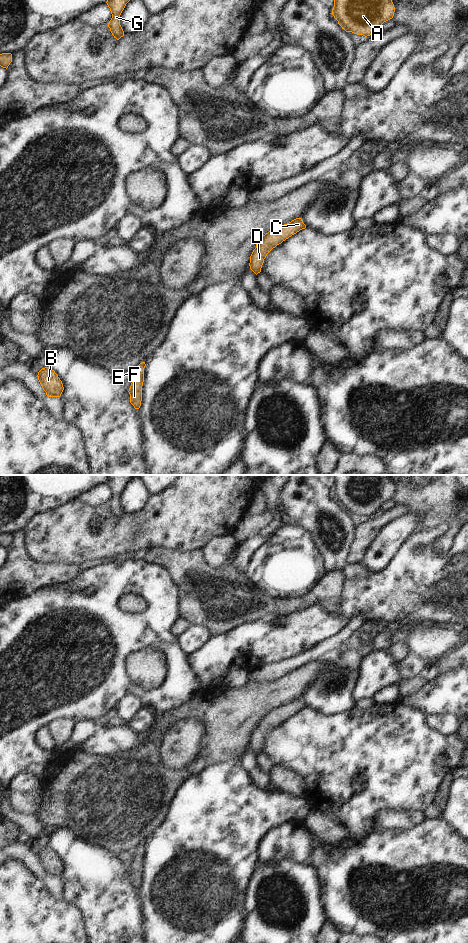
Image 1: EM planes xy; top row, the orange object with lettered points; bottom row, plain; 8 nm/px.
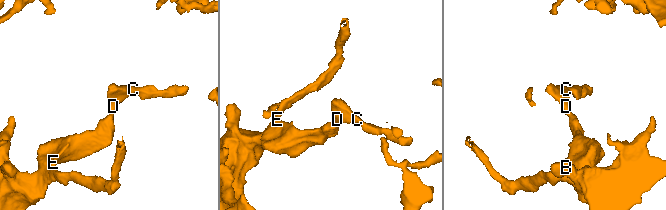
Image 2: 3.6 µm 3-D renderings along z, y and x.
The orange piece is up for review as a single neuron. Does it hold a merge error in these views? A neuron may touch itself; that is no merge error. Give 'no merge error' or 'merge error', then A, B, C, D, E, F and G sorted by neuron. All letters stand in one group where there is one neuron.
no merge error; A B C D E F G

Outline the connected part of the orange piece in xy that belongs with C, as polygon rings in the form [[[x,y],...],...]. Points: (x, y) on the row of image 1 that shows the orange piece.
[[[296,218],[291,222],[274,228],[263,235],[258,240],[256,248],[250,256],[250,269],[256,275],[260,273],[267,254],[277,245],[281,244],[283,241],[305,228],[306,225],[303,223],[302,219]]]

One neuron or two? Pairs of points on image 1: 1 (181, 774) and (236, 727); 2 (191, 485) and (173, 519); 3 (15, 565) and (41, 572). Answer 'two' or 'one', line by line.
1: one
2: one
3: one

